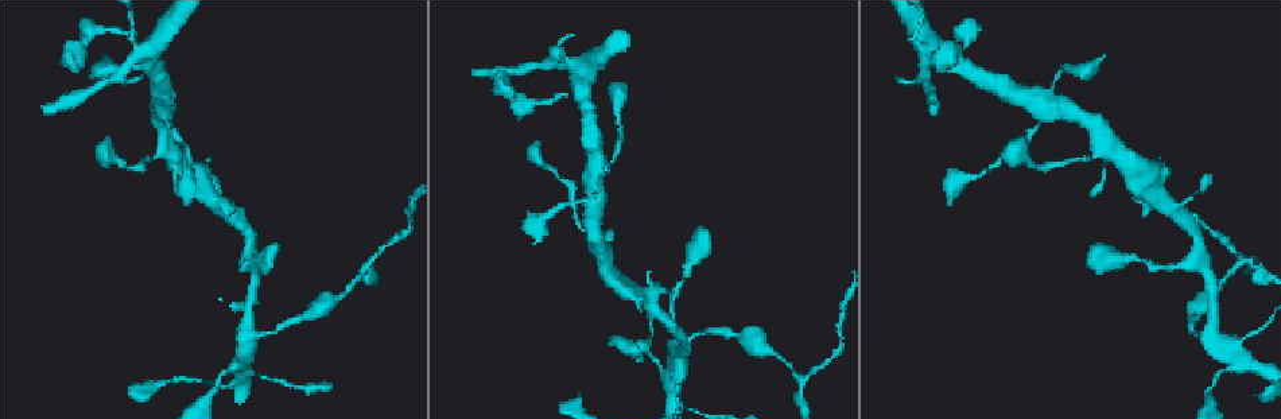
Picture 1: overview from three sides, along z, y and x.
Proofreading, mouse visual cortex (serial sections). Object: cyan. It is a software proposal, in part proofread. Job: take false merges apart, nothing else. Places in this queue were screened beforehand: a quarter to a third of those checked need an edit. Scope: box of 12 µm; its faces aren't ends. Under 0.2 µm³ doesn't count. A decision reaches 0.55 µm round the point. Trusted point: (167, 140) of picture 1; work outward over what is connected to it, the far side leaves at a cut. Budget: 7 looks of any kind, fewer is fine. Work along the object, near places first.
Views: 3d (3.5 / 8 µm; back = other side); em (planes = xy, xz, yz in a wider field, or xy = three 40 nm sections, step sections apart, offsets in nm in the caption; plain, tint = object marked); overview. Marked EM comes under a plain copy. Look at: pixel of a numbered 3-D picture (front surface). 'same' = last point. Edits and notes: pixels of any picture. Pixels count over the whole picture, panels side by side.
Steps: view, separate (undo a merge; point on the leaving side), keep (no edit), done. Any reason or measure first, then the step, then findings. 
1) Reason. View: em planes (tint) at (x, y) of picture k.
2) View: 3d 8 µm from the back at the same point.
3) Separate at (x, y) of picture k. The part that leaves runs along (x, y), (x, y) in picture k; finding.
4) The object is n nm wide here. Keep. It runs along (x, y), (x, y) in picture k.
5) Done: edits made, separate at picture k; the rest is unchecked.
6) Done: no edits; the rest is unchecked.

Four arms meet. View: em planes (tint) at (162, 117) of picture 1.

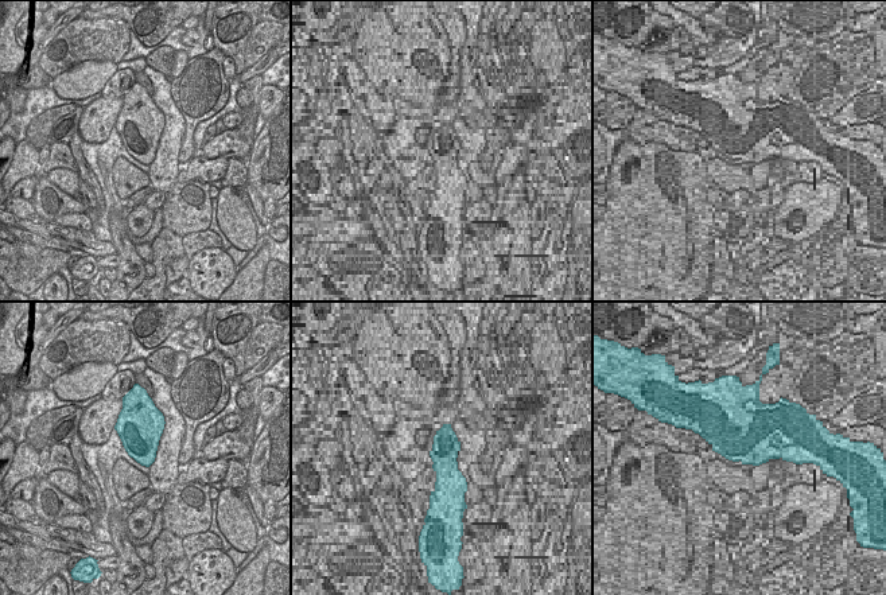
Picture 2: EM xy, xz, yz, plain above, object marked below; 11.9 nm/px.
Wider look. View: 3d 3.5 µm at the same point.

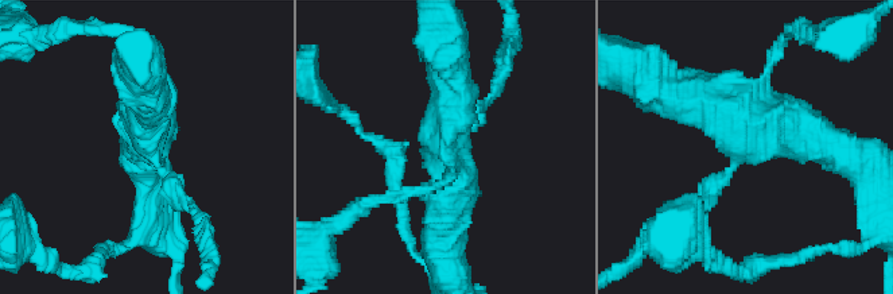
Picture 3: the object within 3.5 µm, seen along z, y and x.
4 arms meet here. Keep. It runs along (831, 147), (668, 93) in picture 3; all the same cell.

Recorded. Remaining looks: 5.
Calibre changes. View: 3d 8 µm at (562, 95) of picture 1.

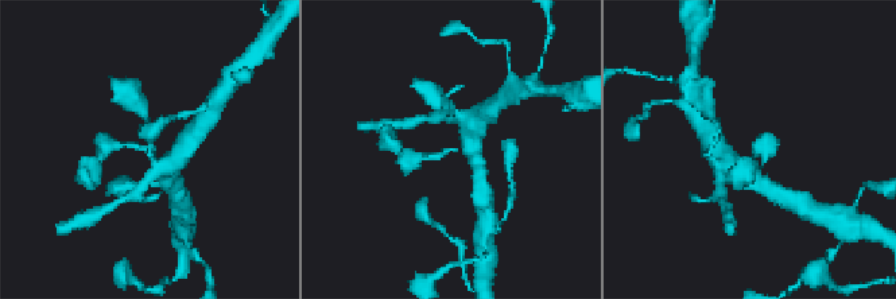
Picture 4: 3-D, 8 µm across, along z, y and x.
The arms are 200, 250 nm wide. View: em planes (tint) at (452, 148) of picture 4.

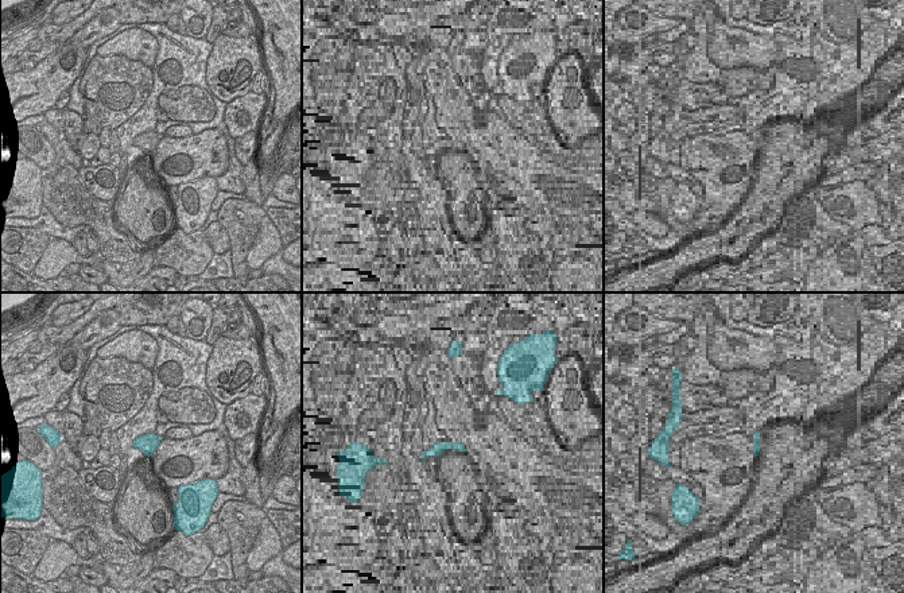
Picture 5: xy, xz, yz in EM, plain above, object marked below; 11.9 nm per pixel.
The object is 220 nm wide here. Keep. It runs along (169, 178), (151, 147), (111, 143) in picture 4; one cell here.

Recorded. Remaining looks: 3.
Branch point. View: 3d 3.5 µm at (679, 342) of picture 1.

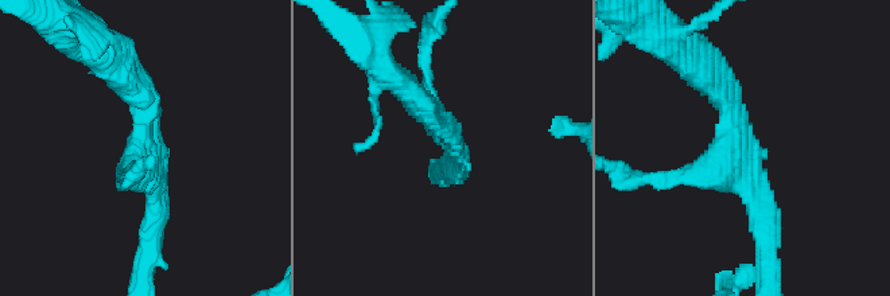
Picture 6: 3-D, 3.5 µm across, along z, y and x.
3 arms meet here; the arms are 200, 250, 300 nm wide; shape alone is not enough. View: em xy step 1 (tint) at (147, 146) of picture 6.

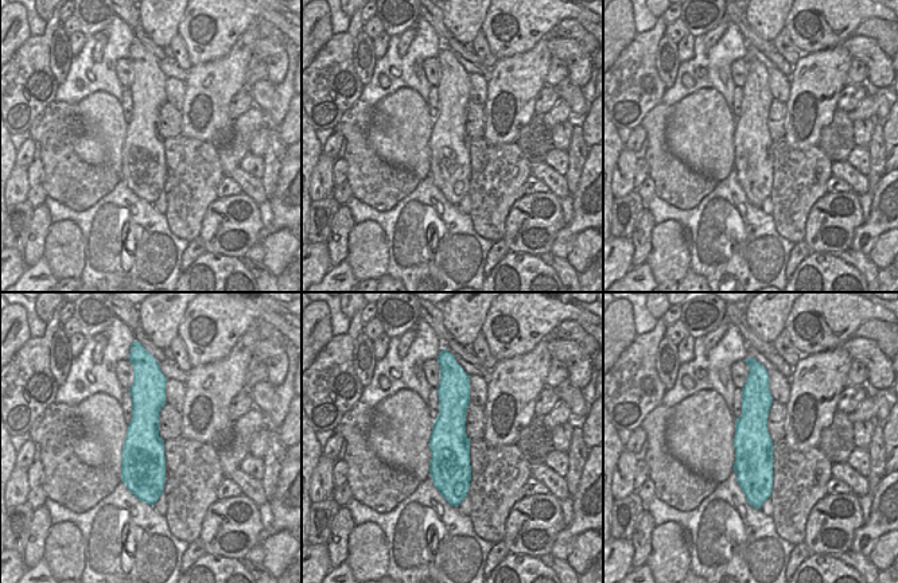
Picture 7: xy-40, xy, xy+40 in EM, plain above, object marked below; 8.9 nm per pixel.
The object is 360 nm wide here. Keep. It runs along (699, 69), (765, 222) in picture 6; all the same cell.

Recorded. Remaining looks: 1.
Done: no edits; the rest is unchecked.

